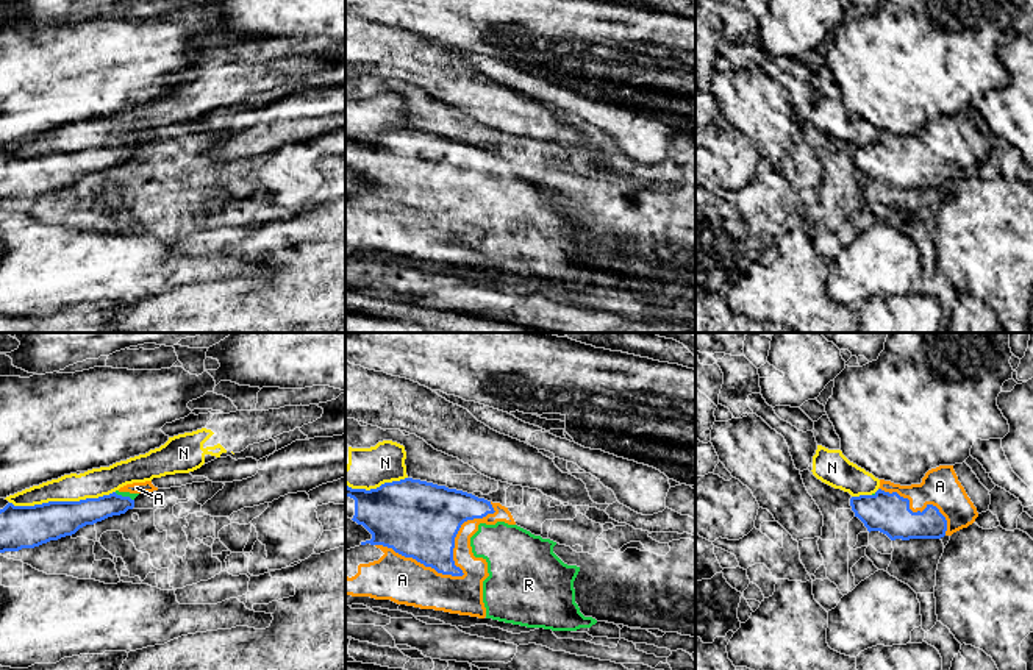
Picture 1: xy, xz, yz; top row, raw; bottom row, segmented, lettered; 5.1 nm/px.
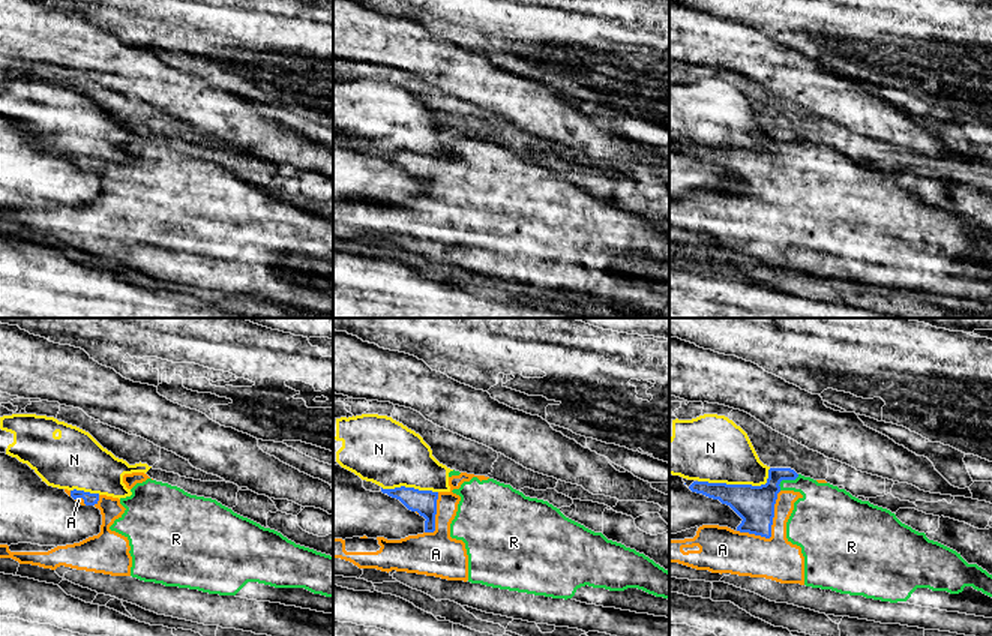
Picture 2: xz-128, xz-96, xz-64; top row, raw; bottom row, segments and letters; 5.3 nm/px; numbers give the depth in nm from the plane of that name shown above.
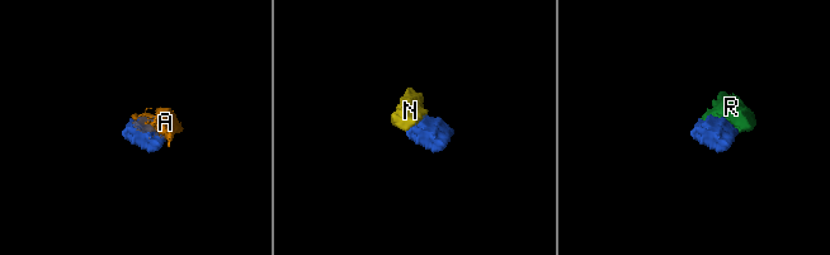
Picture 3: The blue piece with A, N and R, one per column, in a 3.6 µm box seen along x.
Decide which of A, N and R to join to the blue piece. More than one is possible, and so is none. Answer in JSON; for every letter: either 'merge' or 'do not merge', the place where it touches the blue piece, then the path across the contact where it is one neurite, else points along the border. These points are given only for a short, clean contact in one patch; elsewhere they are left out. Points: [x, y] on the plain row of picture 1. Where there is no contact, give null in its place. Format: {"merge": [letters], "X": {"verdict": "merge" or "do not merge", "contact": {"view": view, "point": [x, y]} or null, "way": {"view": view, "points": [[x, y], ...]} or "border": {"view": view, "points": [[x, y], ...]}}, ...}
{"merge": ["A", "R"], "A": {"verdict": "merge", "contact": {"view": "xz", "point": [460, 225]}}, "N": {"verdict": "do not merge", "contact": {"view": "xy", "point": [61, 152]}}, "R": {"verdict": "merge", "contact": {"view": "xy", "point": [124, 147]}}}

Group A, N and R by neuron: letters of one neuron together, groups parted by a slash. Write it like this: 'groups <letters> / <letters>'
groups A R / N

